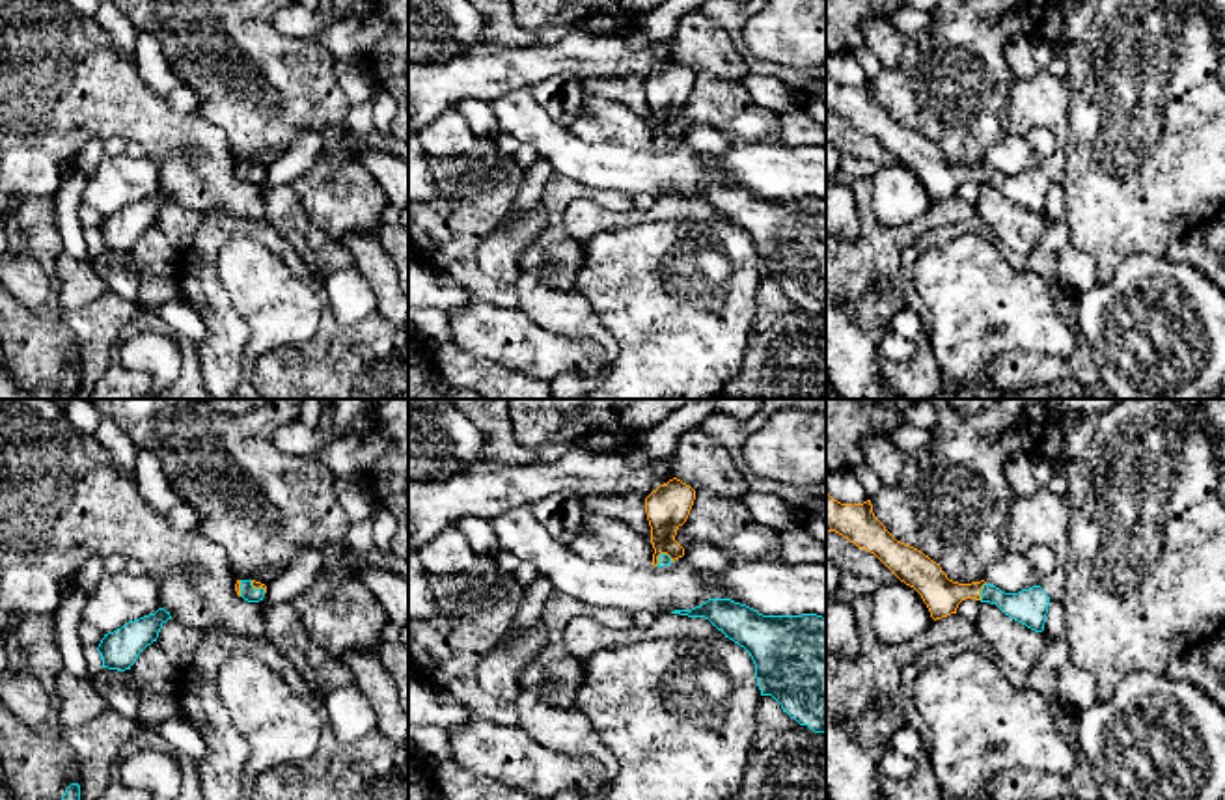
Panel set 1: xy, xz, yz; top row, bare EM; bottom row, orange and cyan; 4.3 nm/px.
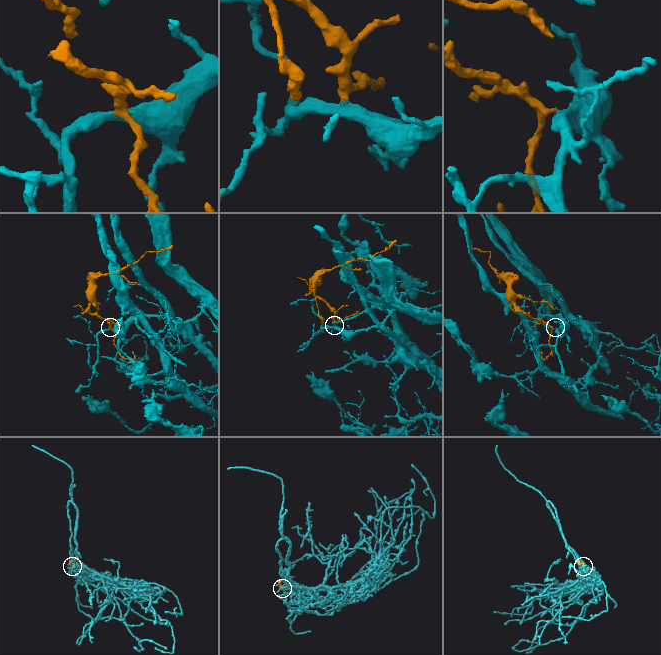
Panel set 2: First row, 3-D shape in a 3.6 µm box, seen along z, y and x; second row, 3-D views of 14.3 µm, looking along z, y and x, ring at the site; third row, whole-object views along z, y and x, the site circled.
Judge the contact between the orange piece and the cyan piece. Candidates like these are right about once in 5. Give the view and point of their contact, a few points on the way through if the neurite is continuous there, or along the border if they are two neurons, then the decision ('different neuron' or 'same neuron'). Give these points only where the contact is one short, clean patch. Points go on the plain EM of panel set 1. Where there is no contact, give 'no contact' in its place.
yz (979, 174) | across yz (942, 178), (979, 174), (1028, 189) | same neuron

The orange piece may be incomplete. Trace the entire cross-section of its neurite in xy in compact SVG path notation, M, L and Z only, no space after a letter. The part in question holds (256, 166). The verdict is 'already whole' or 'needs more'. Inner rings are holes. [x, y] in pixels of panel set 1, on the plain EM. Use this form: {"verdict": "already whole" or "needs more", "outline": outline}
{"verdict": "needs more", "outline": "M237 162L235 173L248 185L259 185L267 175L267 168L255 162Z"}

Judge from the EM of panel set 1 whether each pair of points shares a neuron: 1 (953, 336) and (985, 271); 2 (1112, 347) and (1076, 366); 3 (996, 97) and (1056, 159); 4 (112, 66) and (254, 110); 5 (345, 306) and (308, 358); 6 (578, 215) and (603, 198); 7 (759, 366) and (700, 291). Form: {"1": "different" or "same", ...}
{"1": "same", "2": "different", "3": "different", "4": "different", "5": "different", "6": "different", "7": "different"}

